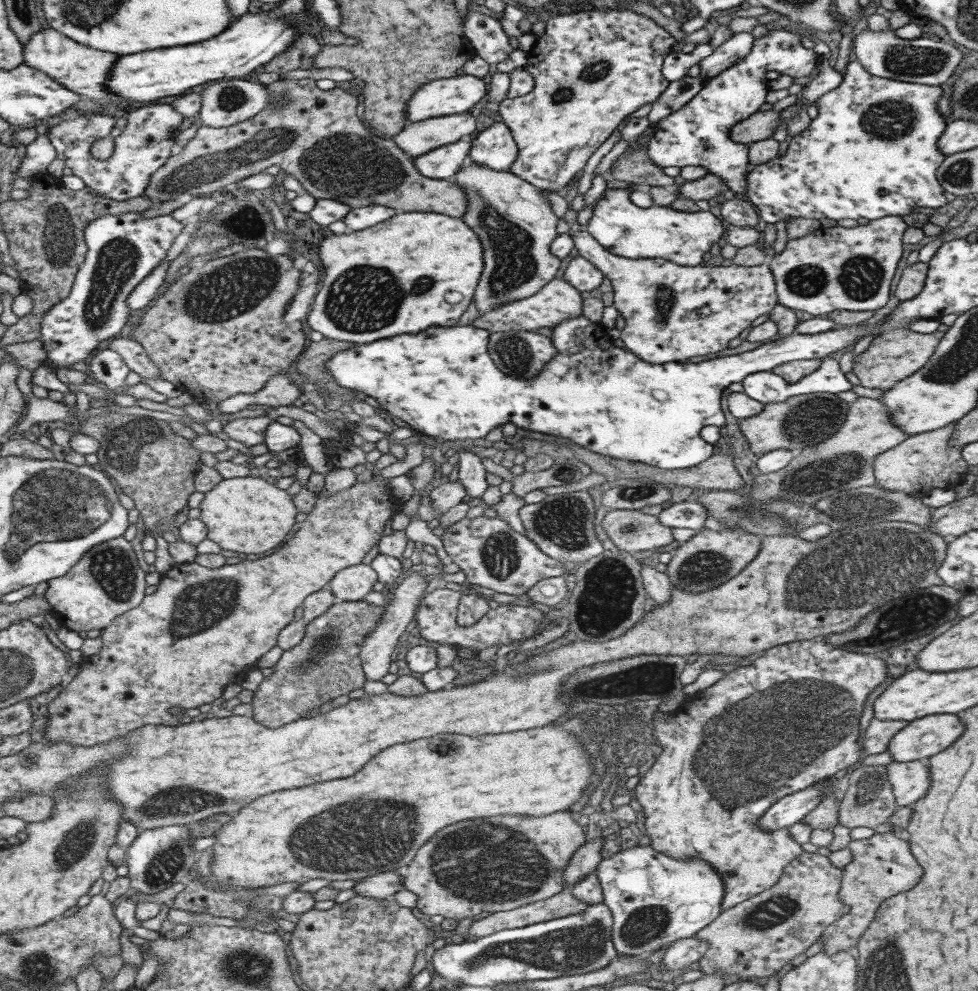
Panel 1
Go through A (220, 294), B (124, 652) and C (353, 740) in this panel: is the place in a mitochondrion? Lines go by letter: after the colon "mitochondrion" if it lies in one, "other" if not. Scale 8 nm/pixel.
A: mitochondrion
B: other
C: other

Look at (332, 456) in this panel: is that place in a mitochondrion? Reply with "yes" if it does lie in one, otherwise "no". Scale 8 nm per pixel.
no

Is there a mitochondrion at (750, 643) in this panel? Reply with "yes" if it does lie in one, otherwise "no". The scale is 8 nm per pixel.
no

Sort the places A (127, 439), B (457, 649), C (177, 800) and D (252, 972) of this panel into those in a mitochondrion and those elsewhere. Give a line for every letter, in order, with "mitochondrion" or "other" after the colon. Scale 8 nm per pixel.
A: mitochondrion
B: other
C: mitochondrion
D: mitochondrion

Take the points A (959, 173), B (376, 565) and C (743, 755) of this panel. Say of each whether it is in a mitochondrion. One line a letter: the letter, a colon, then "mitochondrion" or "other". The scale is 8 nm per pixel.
A: mitochondrion
B: other
C: mitochondrion

